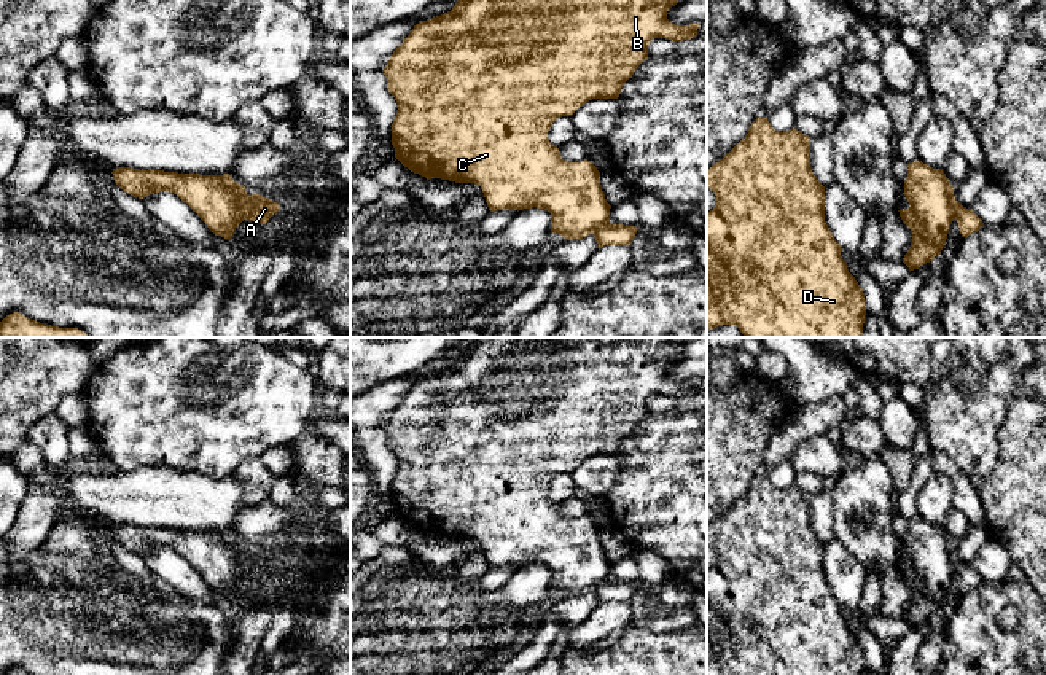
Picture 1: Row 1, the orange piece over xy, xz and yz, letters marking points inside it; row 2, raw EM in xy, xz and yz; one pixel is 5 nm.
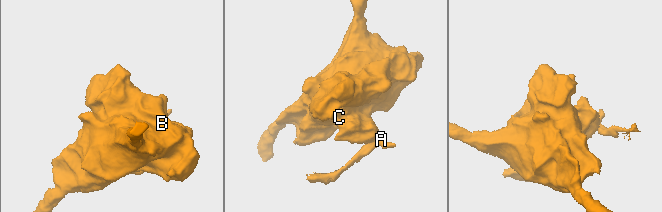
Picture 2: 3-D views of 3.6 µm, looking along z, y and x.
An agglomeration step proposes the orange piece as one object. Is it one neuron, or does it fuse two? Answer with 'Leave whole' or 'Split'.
Split

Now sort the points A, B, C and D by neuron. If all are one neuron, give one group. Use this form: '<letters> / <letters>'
A / B C D

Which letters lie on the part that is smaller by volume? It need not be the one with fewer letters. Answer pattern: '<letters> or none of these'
A

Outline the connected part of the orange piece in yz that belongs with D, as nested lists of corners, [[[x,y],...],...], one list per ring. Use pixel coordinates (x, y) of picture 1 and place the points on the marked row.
[[[756,118],[745,139],[707,170],[707,186],[716,194],[716,205],[707,212],[707,331],[734,325],[745,338],[861,338],[866,315],[863,290],[849,272],[842,248],[825,221],[825,186],[810,167],[810,140],[796,127],[777,132],[767,118]]]

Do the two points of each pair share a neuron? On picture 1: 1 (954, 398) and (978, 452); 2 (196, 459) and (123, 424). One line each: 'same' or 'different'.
1: same
2: same

